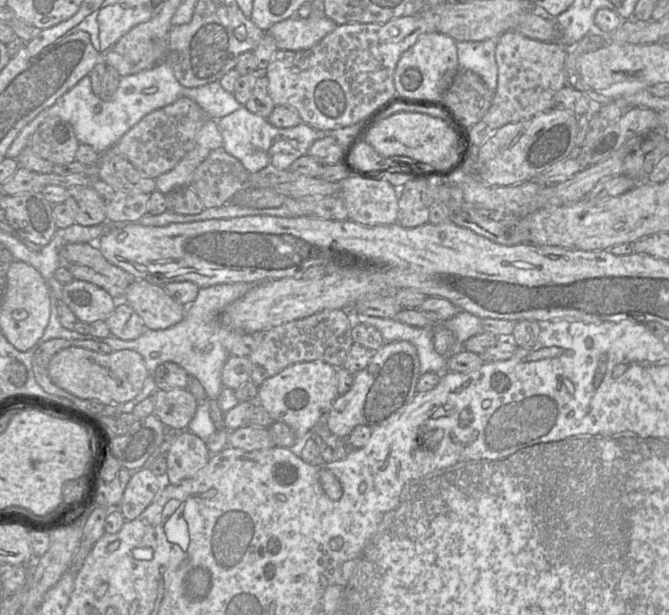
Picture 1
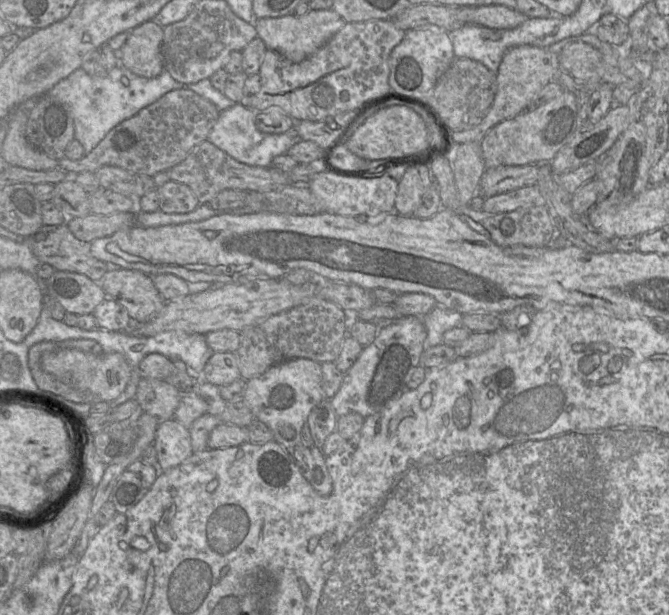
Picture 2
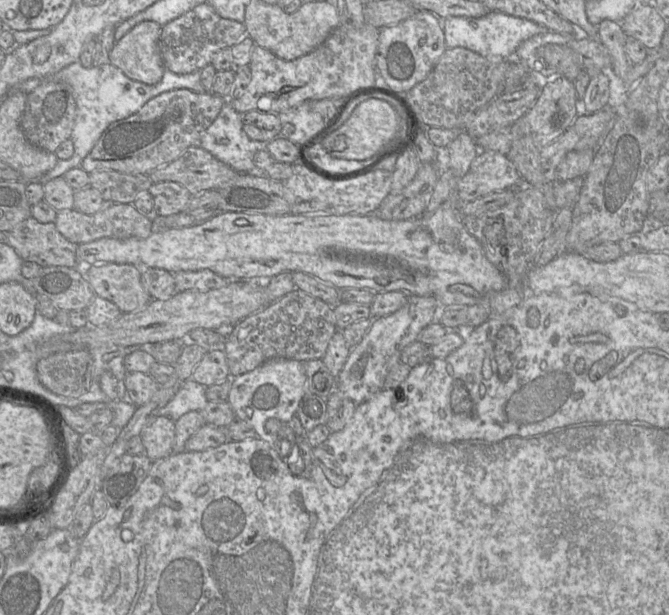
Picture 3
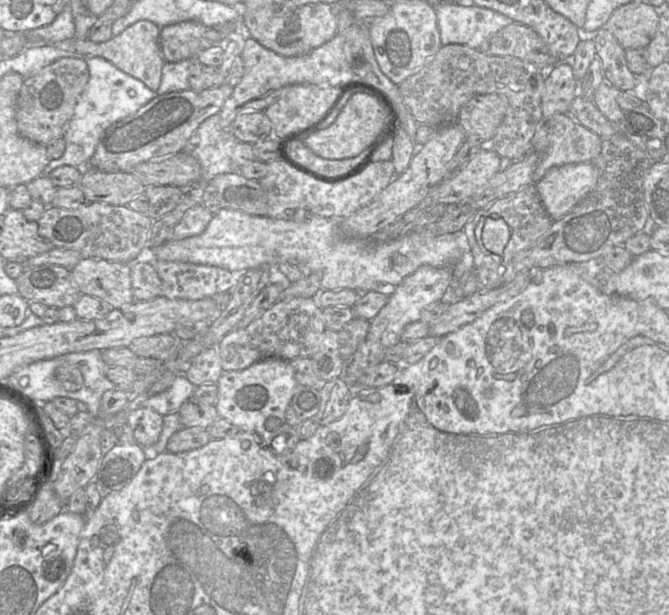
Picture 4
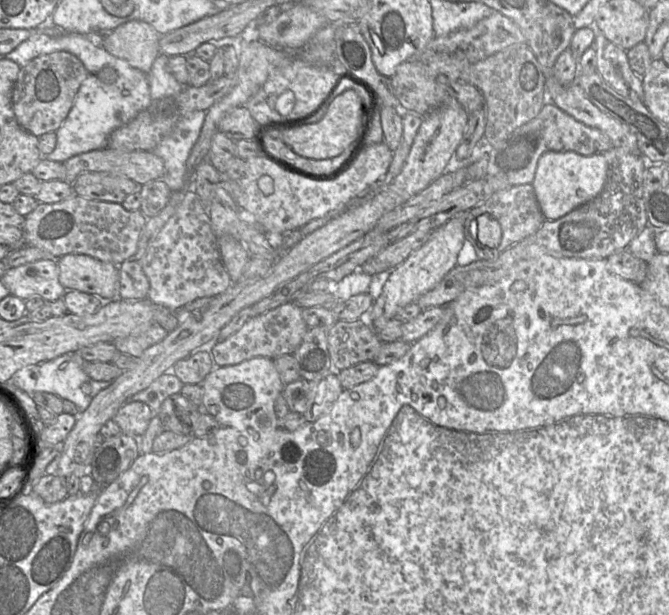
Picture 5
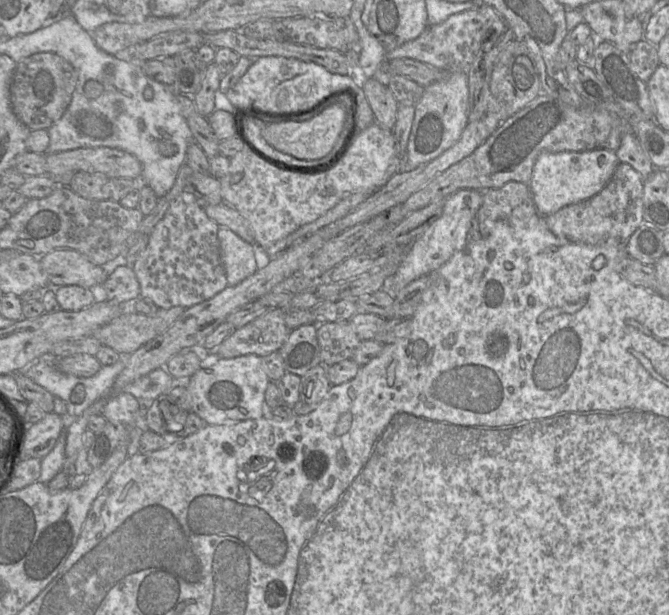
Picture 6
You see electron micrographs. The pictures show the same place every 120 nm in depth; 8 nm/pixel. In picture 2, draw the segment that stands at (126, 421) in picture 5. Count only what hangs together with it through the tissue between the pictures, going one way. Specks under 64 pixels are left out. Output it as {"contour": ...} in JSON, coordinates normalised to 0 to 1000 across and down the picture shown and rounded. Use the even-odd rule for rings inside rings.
{"contour":[[[260,681],[238,686],[229,724],[241,766],[272,754],[290,737],[283,699]]]}

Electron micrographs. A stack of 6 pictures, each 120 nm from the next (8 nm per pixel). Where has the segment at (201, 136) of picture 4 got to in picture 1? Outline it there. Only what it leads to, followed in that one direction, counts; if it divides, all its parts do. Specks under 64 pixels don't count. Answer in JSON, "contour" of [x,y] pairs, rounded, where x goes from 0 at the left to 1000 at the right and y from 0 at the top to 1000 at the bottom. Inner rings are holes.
{"contour":[[[365,172],[326,195],[326,207],[333,223],[332,241],[354,257],[374,281],[387,280],[402,268],[416,276],[430,276],[441,260],[457,252],[463,237],[484,216],[453,198],[435,208],[414,208]]]}

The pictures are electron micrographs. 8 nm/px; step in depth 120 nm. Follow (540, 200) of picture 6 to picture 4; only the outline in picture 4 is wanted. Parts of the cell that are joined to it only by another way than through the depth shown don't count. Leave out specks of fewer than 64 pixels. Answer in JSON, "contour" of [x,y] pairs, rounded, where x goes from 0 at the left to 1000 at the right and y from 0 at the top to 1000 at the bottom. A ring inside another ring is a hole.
{"contour":[[[871,263],[827,272],[800,301],[813,340],[831,359],[889,306],[892,291],[889,267]]]}

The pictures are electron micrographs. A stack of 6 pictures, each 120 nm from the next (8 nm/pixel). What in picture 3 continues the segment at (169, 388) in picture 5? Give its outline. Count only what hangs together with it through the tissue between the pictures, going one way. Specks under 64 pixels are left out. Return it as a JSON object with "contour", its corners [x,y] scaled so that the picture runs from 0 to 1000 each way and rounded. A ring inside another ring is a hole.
{"contour":[[[288,616],[278,618],[259,647],[238,667],[238,676],[263,685],[284,668],[300,668],[311,655],[308,631]]]}

